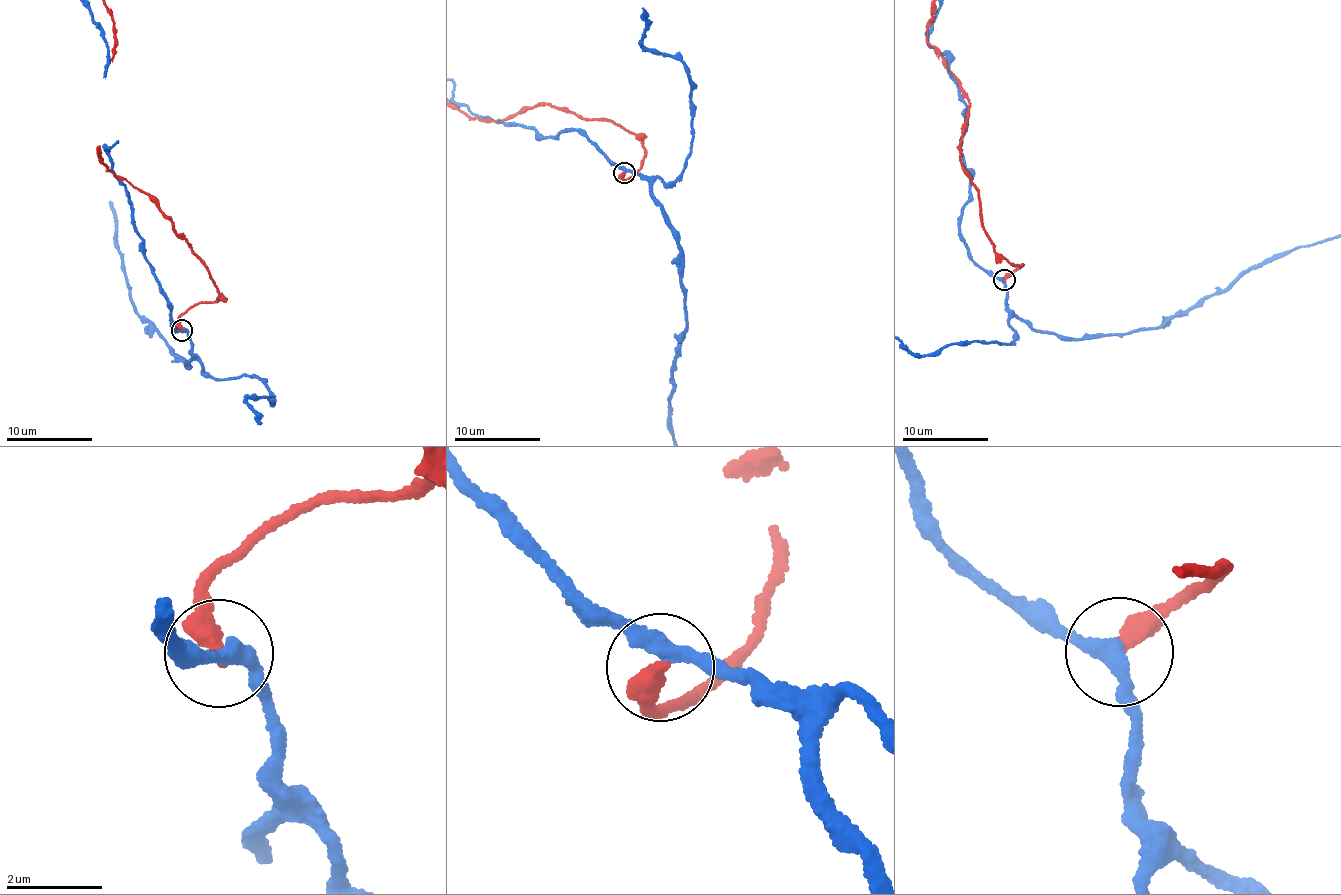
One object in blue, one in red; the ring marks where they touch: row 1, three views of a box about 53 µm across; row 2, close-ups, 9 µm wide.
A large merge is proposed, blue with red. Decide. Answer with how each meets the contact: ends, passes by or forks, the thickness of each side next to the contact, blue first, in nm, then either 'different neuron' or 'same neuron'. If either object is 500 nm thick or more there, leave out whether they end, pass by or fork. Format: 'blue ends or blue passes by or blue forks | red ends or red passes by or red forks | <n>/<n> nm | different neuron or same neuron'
blue passes by | red ends | 320/440 nm | different neuron

